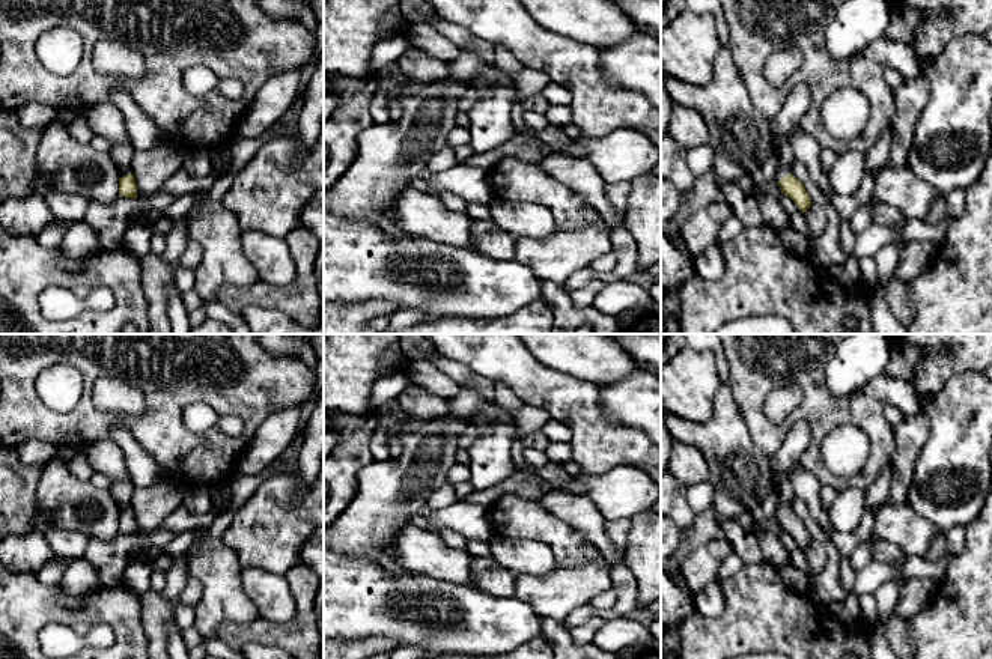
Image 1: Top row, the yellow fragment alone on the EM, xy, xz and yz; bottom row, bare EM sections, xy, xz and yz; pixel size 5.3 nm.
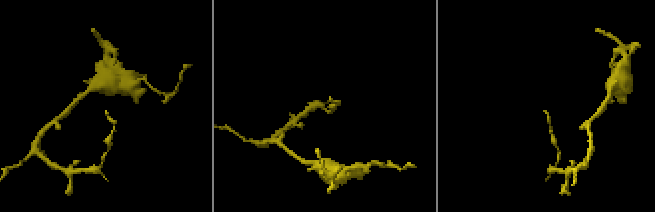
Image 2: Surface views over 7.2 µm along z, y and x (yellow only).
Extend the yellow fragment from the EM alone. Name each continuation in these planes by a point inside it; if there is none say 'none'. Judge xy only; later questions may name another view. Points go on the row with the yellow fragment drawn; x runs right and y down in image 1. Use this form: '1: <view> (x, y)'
1: xy (122, 154)

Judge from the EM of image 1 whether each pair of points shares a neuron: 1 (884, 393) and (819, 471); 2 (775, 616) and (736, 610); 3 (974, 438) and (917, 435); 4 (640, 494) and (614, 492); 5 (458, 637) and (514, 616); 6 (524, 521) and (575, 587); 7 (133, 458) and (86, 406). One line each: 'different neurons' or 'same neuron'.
1: different neurons
2: same neuron
3: different neurons
4: same neuron
5: same neuron
6: different neurons
7: different neurons

